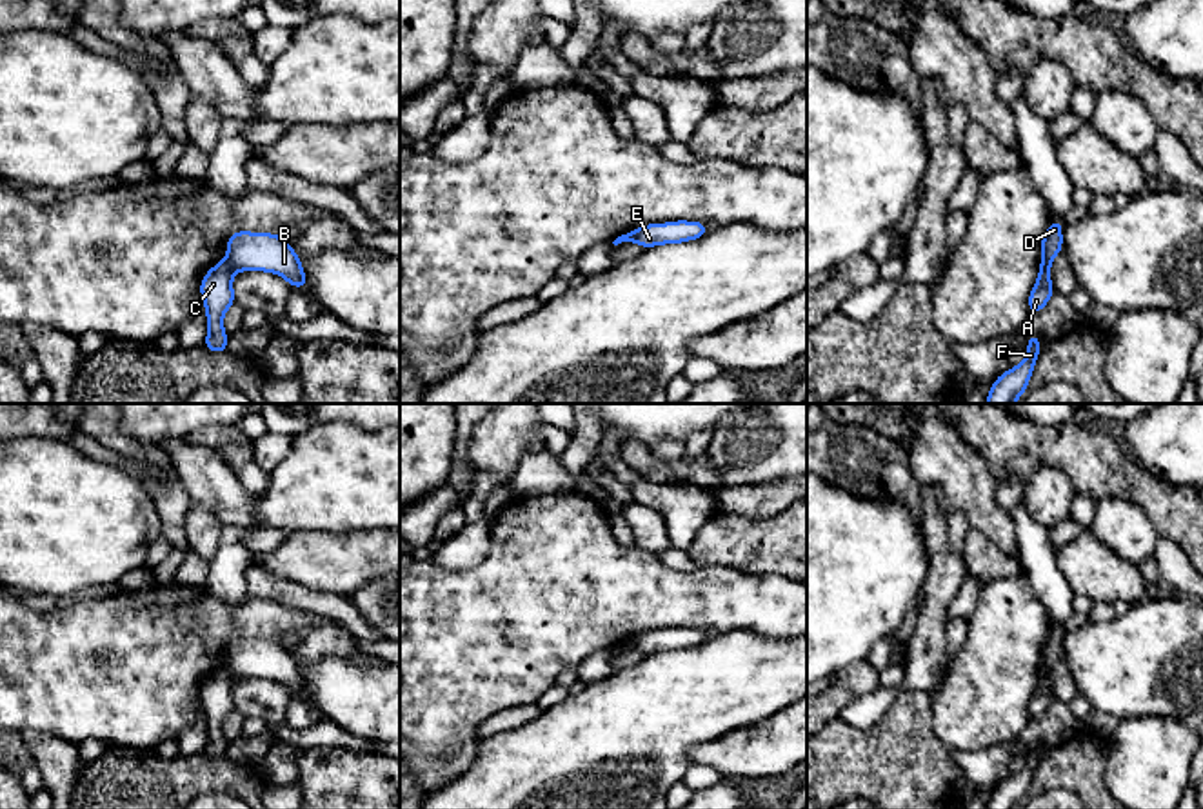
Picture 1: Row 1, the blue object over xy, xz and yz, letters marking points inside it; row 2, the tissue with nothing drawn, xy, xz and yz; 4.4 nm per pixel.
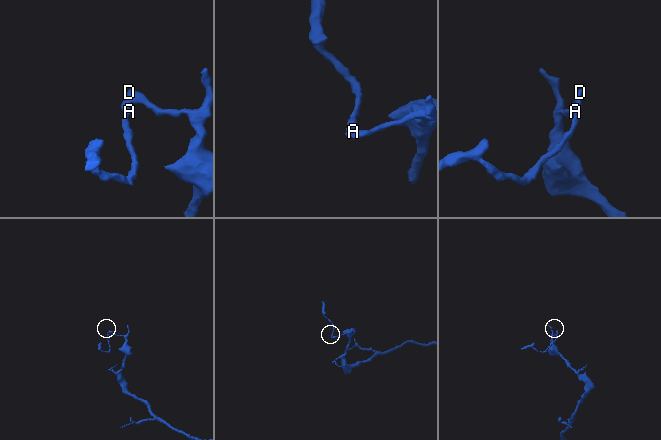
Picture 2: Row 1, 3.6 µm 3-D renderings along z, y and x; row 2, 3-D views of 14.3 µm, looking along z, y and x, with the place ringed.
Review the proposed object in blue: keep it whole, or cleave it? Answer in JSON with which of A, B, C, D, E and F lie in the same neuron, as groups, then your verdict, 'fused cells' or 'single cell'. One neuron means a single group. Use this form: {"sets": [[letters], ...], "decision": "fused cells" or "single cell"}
{"sets": [["A", "C", "F"], ["B", "D", "E"]], "decision": "fused cells"}

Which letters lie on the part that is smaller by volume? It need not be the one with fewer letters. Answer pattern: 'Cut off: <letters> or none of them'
Cut off: A, C, F

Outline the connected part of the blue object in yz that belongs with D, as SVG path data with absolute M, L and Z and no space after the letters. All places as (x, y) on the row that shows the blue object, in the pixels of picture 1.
M1054 218L1054 224L1045 231L1041 240L1041 262L1050 264L1063 247L1061 227L1063 222L1059 218Z

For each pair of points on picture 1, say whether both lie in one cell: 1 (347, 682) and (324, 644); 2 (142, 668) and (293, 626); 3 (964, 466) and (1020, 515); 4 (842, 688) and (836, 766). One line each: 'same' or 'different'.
1: different
2: same
3: different
4: different

